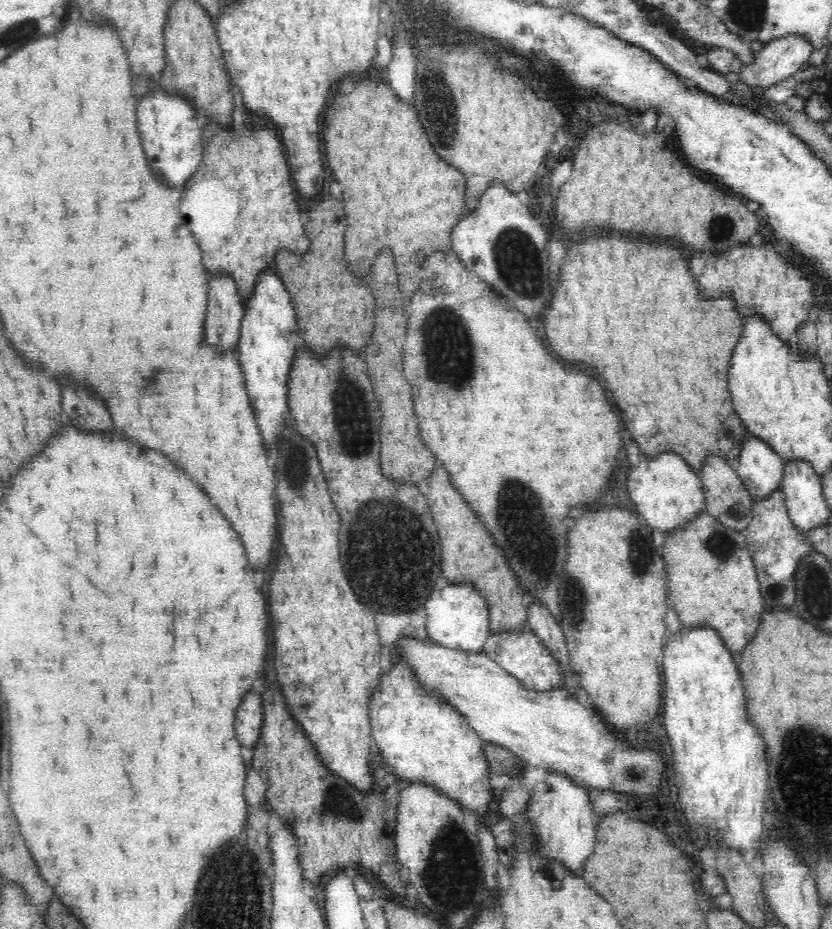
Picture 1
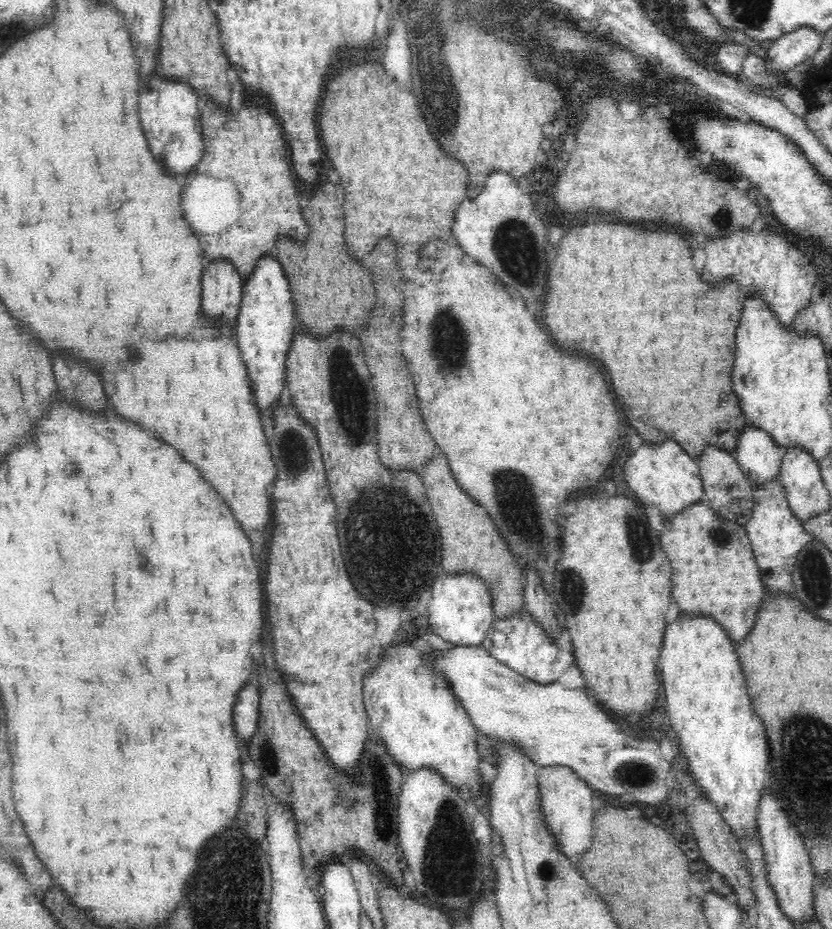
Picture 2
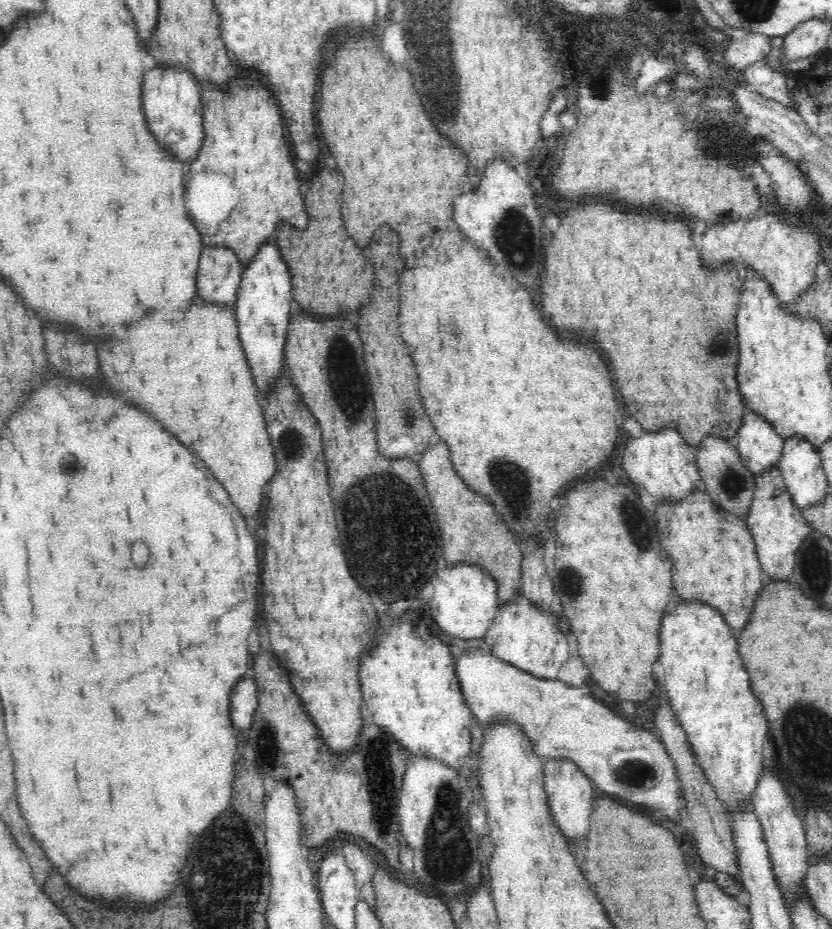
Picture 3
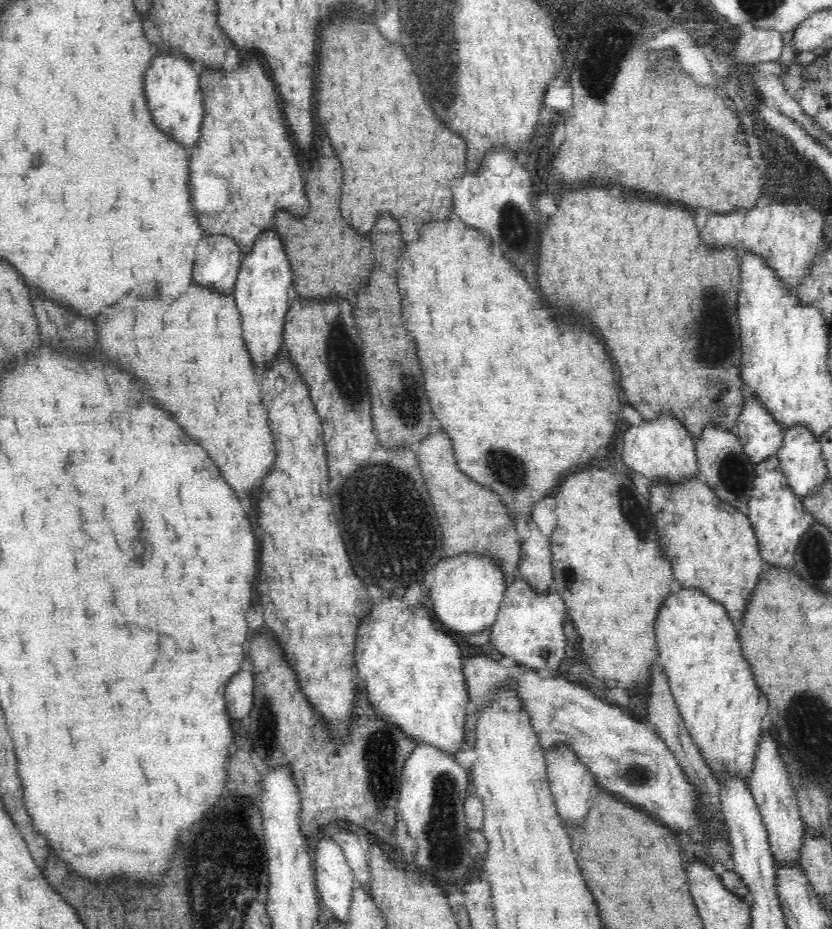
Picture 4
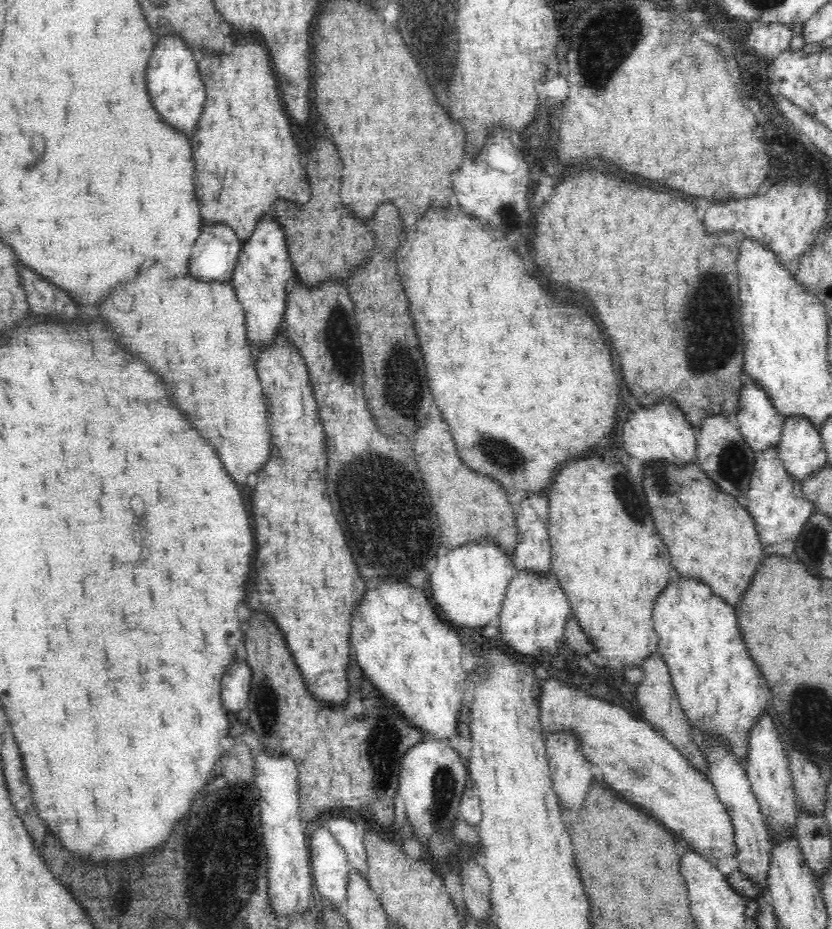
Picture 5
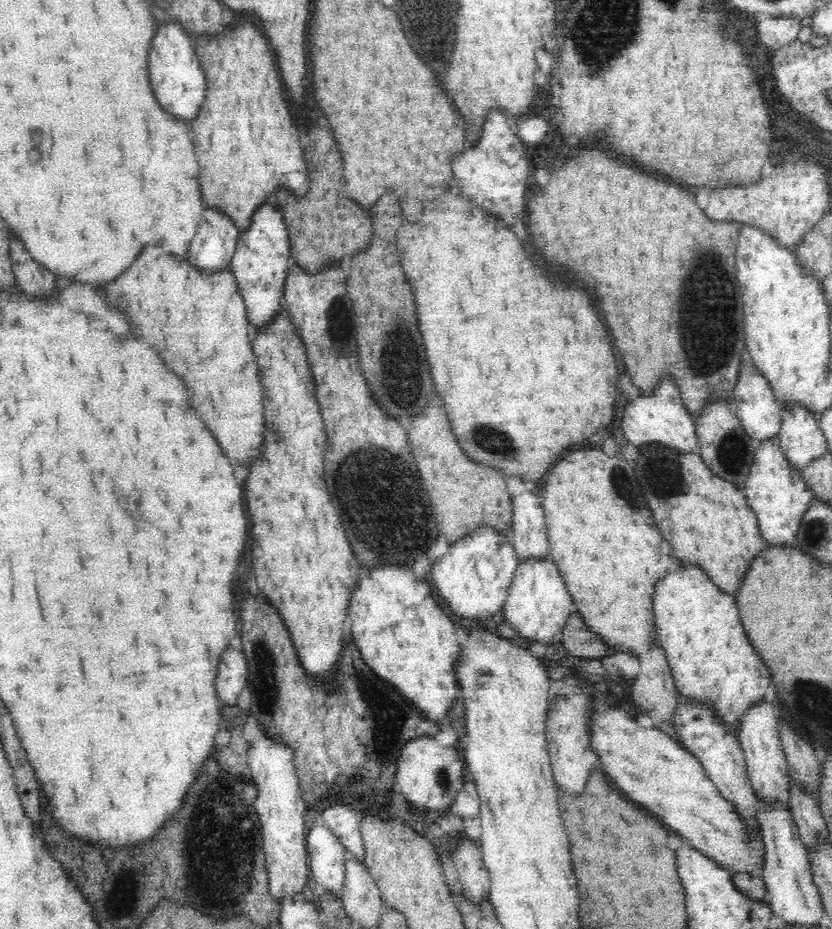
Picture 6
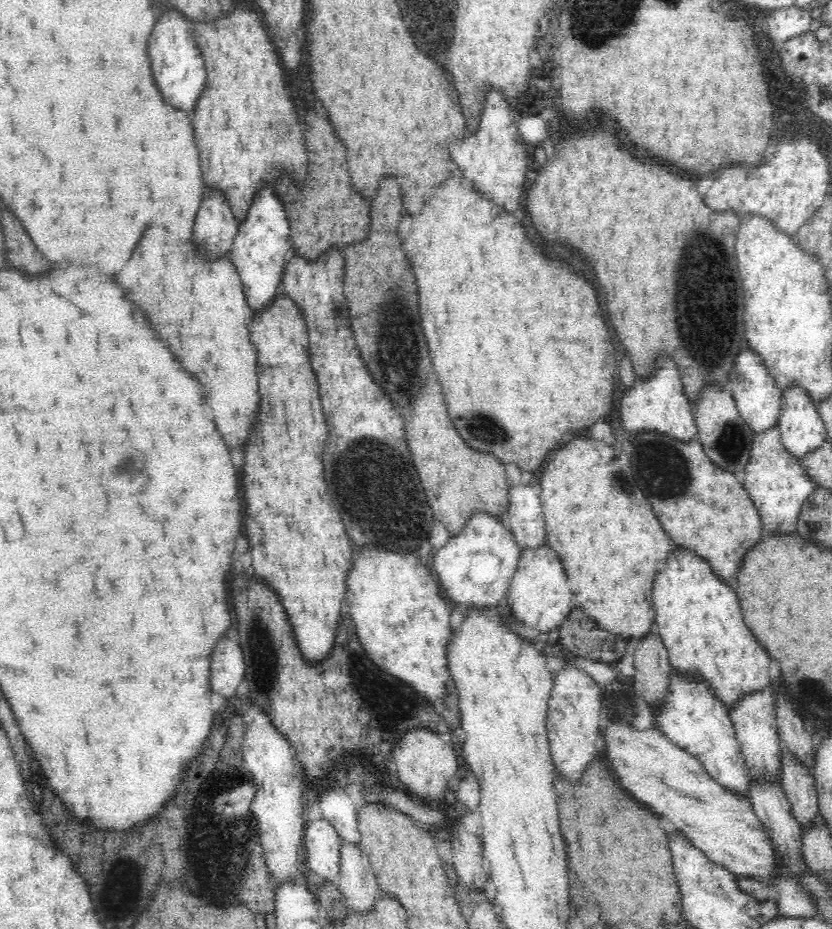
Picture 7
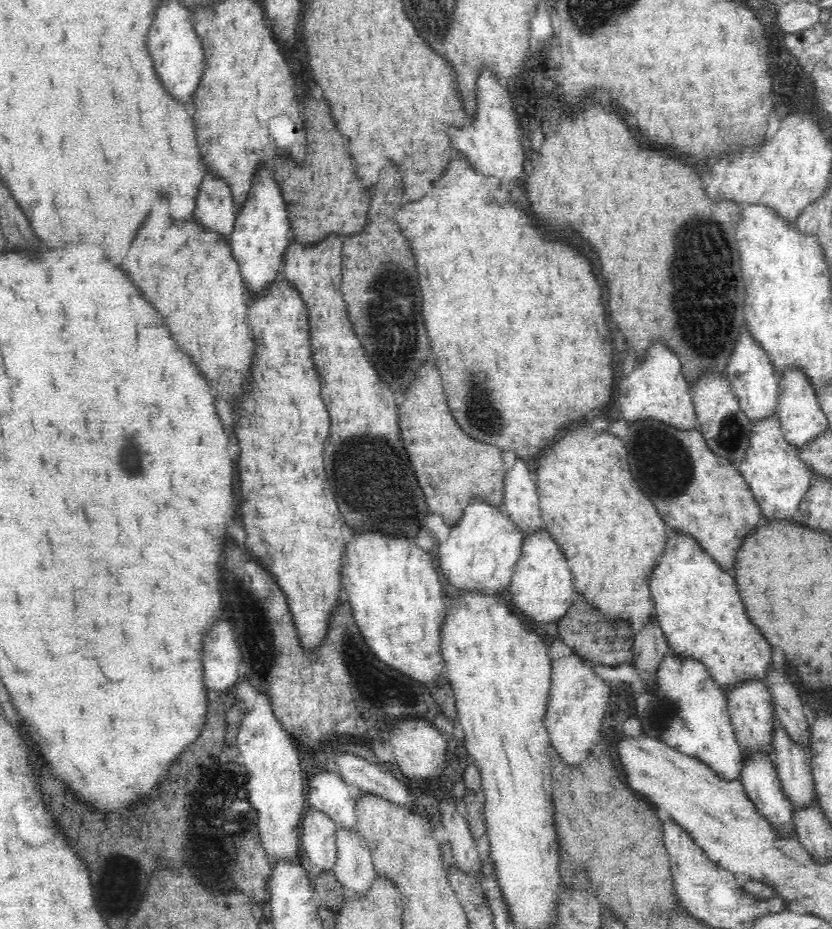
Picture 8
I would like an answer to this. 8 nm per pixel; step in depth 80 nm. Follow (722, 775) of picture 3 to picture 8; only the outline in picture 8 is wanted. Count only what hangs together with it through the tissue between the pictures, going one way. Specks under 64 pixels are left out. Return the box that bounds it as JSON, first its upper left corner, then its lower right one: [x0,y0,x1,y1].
[650,532,772,689]

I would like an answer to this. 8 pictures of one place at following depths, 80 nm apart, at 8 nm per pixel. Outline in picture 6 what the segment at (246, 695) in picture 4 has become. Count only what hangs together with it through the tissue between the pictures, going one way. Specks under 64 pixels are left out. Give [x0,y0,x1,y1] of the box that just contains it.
[216,646,247,706]

